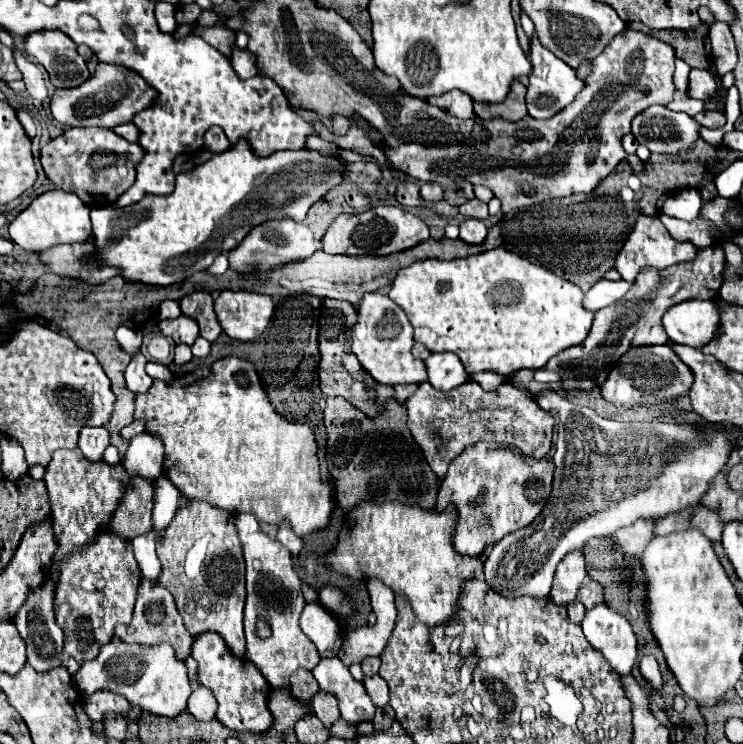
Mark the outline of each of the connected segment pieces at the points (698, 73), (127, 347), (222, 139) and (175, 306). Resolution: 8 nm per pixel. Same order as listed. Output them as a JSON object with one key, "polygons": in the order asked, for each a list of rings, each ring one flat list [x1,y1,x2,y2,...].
{"polygons":[[[691,70,689,92,687,92,689,98,709,100,709,98,713,98,715,90,717,90,717,84,715,84,715,78,711,76,709,70]],[[121,326,119,330,117,330,117,340,119,340,119,344,121,344,121,348,127,352,127,354,135,354,137,350,139,350,139,346,141,346,141,332,135,332,135,330,131,330,131,328,125,328,125,326]],[[213,126,213,128,209,128,207,134,205,134,205,148,207,148,209,152,213,152,213,154,219,154,219,152,229,150,231,144,229,144,225,132,221,132,219,126]],[[165,300,159,305,159,314,157,315,158,320,173,319,180,316,181,310,179,303,173,300]]]}

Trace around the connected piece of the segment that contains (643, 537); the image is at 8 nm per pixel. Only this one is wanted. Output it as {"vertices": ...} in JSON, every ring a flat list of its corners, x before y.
{"vertices":[[635,522,629,528,621,528,613,534,615,544,625,556,641,556,643,548,653,538,653,524,651,522]]}

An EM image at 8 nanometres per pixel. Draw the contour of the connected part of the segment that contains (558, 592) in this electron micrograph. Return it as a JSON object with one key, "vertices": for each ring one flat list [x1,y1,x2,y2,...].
{"vertices":[[583,552,579,556,571,556,561,560,559,570,557,570,557,578,553,580,553,588,551,588,551,600,555,604,571,604,577,596,577,590,585,578,585,558]]}

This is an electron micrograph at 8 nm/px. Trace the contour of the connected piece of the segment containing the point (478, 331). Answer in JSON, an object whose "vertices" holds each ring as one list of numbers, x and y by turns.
{"vertices":[[501,248,449,262,433,258,401,268,393,280,389,298,393,298,407,312,417,342,425,344,431,352,457,354,469,374,495,370,511,376,523,368,543,368,555,354,581,344,593,322,593,312,585,310,581,304,581,288,561,280,543,266,535,266,529,260]]}

